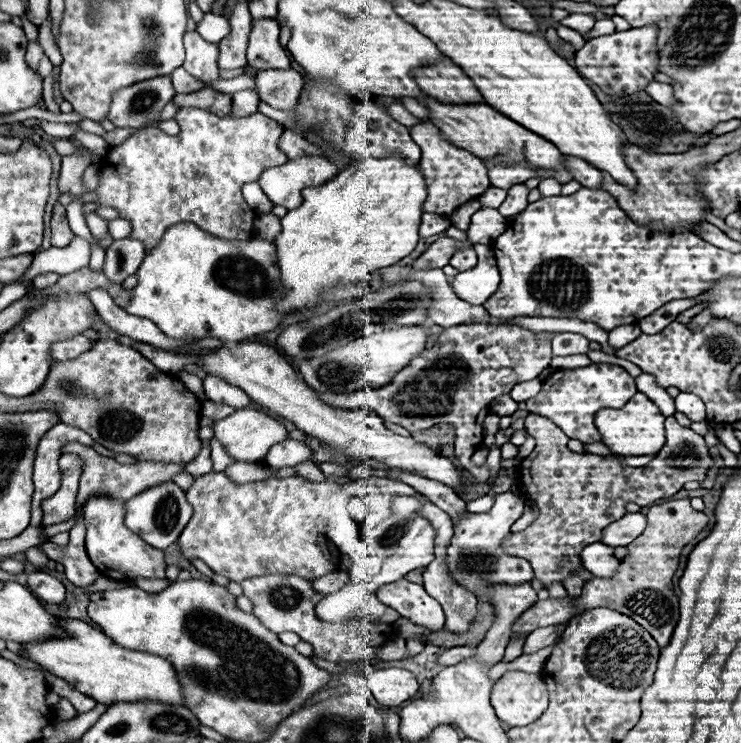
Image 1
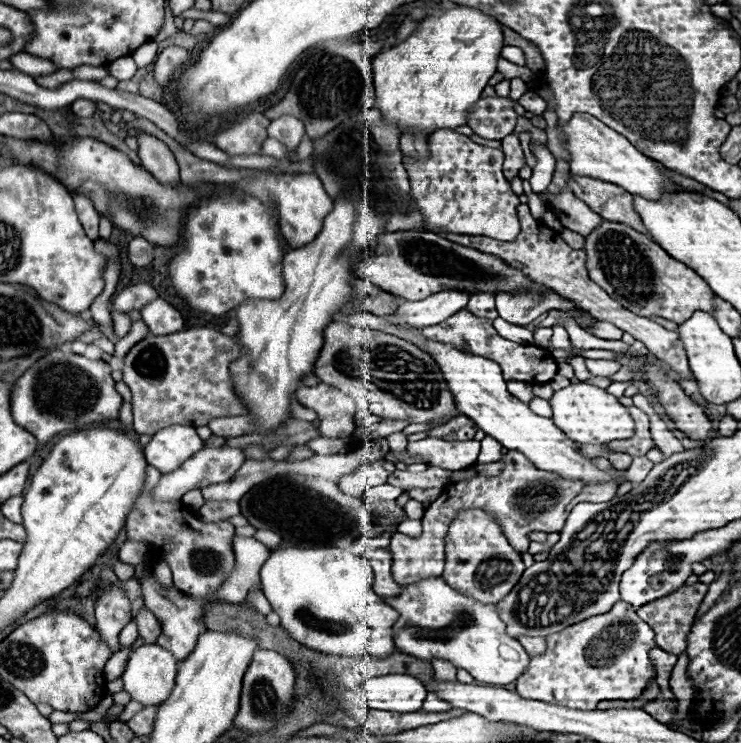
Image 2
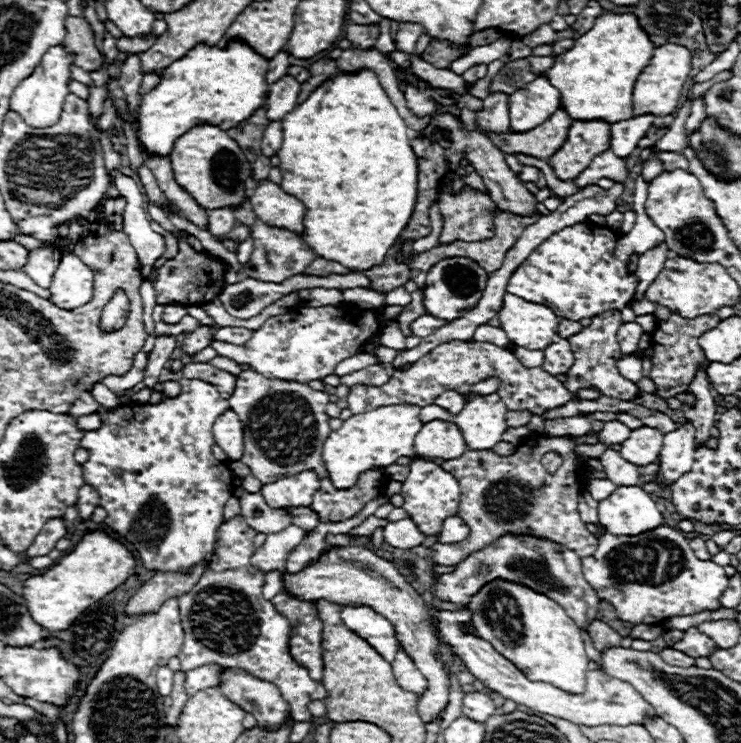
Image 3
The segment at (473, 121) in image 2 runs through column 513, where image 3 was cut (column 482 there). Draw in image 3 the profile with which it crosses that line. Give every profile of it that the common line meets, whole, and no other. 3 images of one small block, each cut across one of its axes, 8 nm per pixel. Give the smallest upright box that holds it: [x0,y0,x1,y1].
[476,94,510,134]

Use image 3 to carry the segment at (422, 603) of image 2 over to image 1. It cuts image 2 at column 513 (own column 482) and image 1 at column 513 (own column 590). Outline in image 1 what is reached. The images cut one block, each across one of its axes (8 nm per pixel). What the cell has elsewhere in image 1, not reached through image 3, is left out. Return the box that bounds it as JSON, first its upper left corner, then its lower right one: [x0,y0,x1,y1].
[492,670,548,726]

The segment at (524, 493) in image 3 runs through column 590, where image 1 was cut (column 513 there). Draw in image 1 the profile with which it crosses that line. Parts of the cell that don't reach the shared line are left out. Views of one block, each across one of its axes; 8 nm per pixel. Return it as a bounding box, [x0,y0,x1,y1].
[504,414,714,588]

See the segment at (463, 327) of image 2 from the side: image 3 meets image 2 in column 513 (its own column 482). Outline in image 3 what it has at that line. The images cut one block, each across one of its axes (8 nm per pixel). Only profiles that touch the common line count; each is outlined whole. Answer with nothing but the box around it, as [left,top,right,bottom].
[346,340,572,416]

